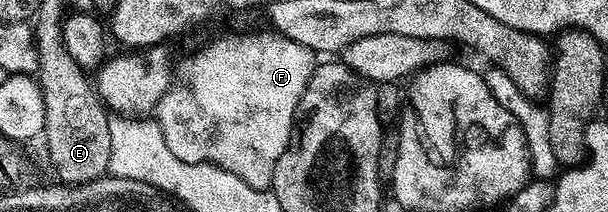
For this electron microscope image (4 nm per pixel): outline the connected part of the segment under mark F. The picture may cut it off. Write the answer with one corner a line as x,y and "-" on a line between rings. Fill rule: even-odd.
273,29
265,30
266,31
250,31
247,35
222,35
219,39
214,39
211,43
204,44
195,55
190,55
187,59
180,60
178,63
178,71
176,67
176,87
178,83
178,95
173,95
173,93
163,95
156,108
158,128
162,131
162,136
168,145
168,149
170,149
172,153
176,153
176,157
180,157
180,161
210,163
213,167
219,167
228,173
232,173
236,177
240,177
240,181
244,181
252,189
256,189
257,191
265,191
273,184
276,161
280,161
280,157
286,152
286,146
290,144
290,134
294,132
294,114
300,105
302,94
310,80
310,74
313,73
316,66
315,52
308,50
304,45
300,45
288,37
278,34
278,32

